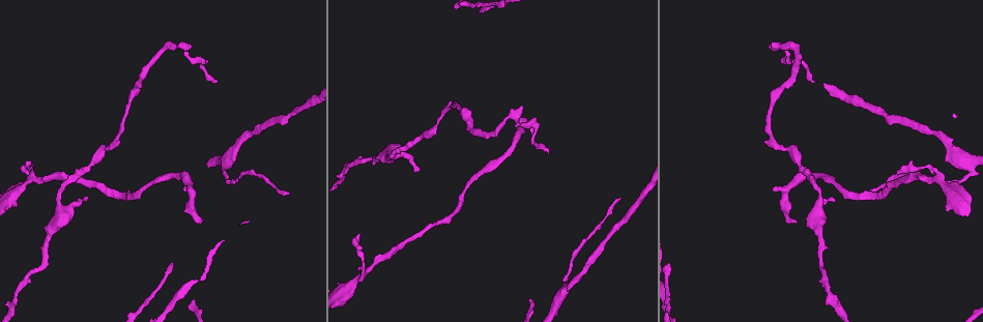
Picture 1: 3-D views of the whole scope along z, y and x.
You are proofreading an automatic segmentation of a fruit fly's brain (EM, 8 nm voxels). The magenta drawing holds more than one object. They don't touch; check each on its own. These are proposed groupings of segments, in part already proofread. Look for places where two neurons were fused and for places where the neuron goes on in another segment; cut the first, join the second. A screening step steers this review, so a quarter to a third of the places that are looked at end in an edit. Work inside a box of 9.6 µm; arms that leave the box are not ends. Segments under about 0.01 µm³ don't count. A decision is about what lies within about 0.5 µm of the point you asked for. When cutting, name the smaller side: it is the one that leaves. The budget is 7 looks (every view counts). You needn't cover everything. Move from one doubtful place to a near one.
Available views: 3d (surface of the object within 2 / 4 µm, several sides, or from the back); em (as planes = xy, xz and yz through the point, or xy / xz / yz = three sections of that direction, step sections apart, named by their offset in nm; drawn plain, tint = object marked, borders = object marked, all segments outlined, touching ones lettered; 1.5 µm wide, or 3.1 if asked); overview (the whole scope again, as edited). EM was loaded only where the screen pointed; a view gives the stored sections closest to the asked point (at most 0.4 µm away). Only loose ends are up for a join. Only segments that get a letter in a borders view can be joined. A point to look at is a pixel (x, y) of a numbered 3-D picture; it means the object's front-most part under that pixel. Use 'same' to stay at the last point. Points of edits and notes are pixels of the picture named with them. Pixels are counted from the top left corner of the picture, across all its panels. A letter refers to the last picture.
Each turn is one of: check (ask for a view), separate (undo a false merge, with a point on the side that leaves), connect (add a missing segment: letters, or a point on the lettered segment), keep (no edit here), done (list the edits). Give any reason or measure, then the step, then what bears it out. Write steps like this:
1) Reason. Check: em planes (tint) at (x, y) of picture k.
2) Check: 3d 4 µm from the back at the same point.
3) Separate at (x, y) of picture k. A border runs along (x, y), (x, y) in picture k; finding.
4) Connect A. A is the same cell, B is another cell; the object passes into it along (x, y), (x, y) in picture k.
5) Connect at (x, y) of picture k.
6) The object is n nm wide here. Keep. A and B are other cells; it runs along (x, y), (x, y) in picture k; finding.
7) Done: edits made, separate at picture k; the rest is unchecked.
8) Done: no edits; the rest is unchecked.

An open end. Check: 3d 4 µm at (548, 153) of picture 1.

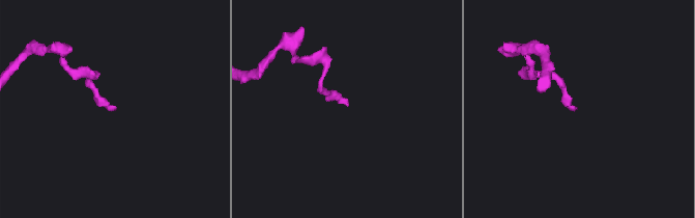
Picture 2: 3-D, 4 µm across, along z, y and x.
Check: em planes (tint) at (347, 103) of picture 2.

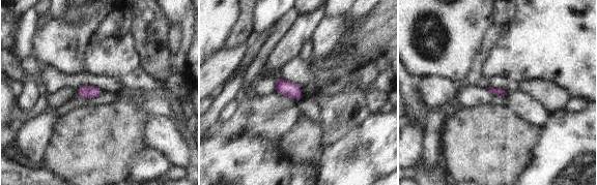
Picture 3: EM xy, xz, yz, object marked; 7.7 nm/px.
See the neighbours. Check: em planes (borders) at the same point.

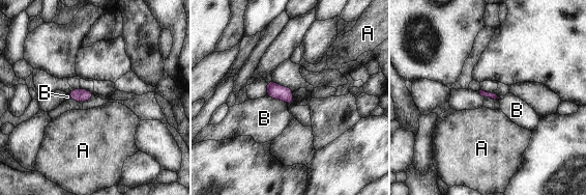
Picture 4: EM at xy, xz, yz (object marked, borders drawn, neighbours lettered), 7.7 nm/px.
Keep. A and B are other cells; a border runs along (267, 94), (288, 104) in picture 4; no lettered segment goes on from it.

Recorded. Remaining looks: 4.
Arms part here. Check: 3d 4 µm at (561, 294) of picture 1.

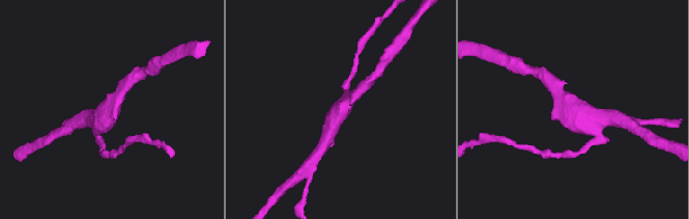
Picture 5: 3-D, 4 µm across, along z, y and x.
3 arms meet here; need the tissue. Check: em 3.1 µm yz step 16 (tint) at (110, 117) of picture 5.

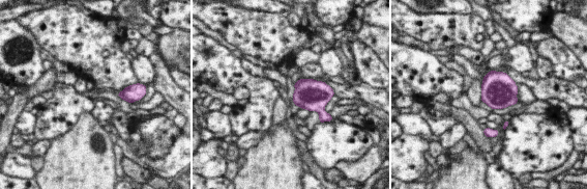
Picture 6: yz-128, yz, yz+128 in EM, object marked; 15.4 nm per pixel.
Another direction. Check: em 3.1 µm planes (borders) at the same point.

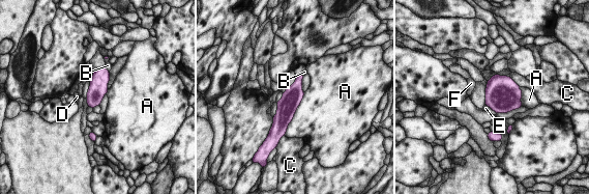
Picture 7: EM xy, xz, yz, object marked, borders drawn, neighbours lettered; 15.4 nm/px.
Keep. A, B, C, D, E and F are other cells; all the same neuron.

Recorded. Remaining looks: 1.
Done: no edits; the rest is unchecked.

